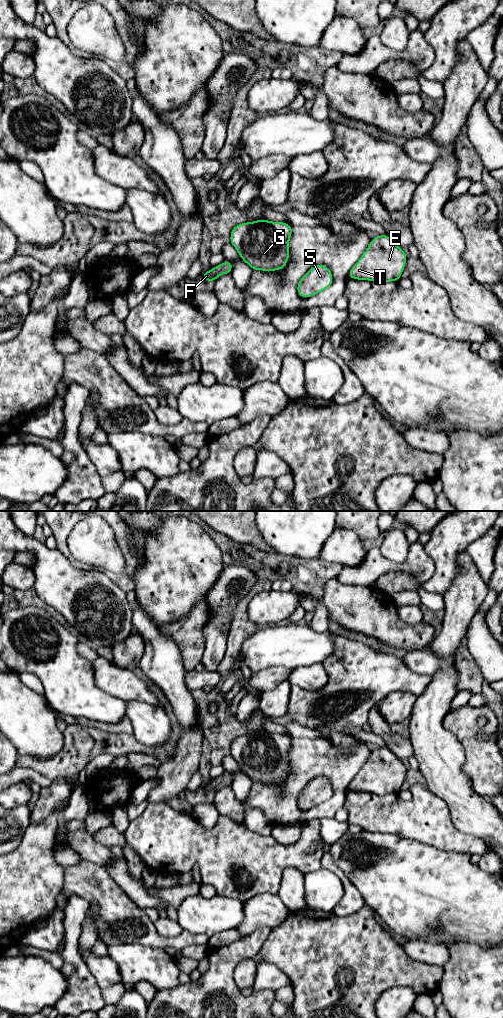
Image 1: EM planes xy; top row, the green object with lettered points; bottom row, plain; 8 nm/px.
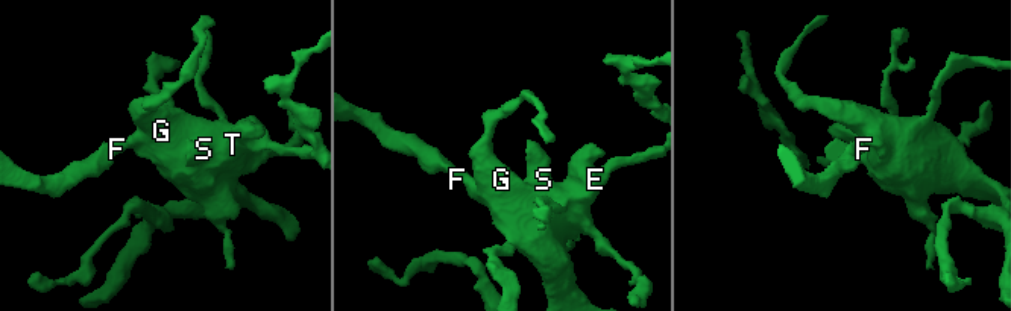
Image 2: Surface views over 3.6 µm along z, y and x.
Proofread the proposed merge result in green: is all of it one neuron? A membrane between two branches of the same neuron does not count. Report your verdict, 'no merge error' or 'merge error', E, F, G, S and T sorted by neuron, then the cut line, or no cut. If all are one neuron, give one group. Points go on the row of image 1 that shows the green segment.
no merge error; E F G S T; no cut

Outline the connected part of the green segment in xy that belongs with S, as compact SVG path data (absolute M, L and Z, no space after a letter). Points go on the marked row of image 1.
M324 264L312 267L297 284L301 298L309 298L329 288L333 283L331 270Z

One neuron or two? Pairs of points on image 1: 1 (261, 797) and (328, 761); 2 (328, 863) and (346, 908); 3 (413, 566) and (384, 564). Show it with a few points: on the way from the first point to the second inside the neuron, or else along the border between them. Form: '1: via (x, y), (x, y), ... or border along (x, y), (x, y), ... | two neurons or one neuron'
1: via (279, 800), (286, 796), (286, 792), (310, 768) | one neuron
2: via (339, 873), (348, 885), (348, 897) | one neuron
3: via (406, 567), (391, 567) | one neuron

